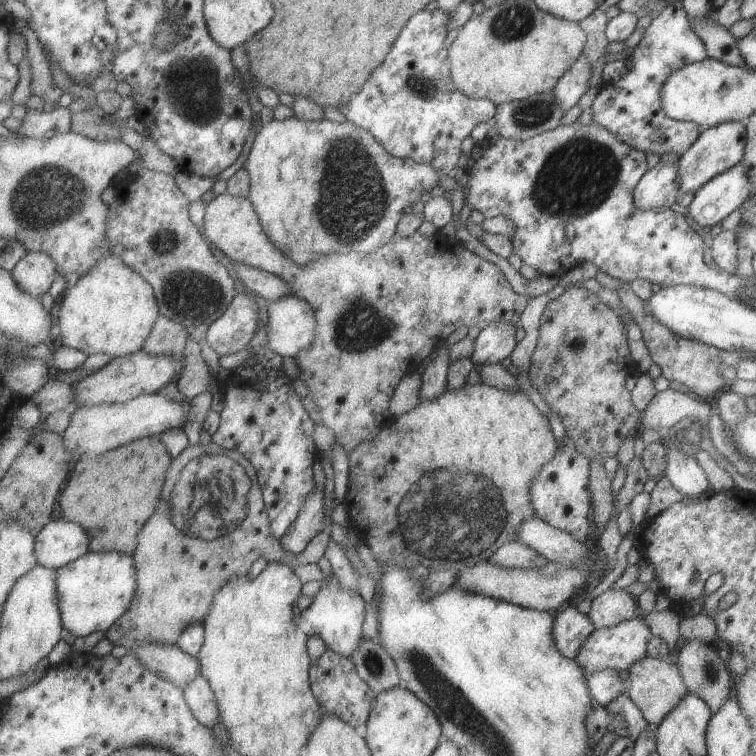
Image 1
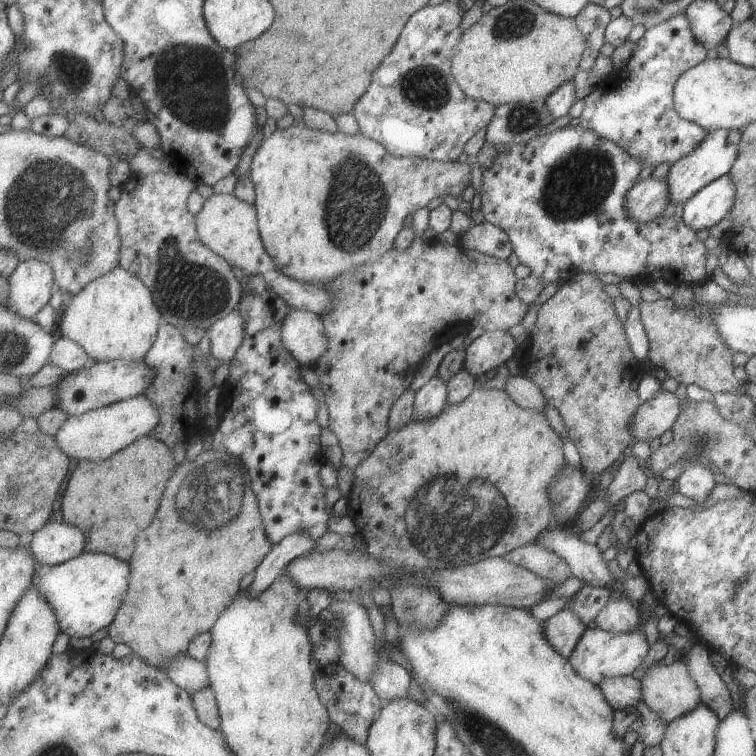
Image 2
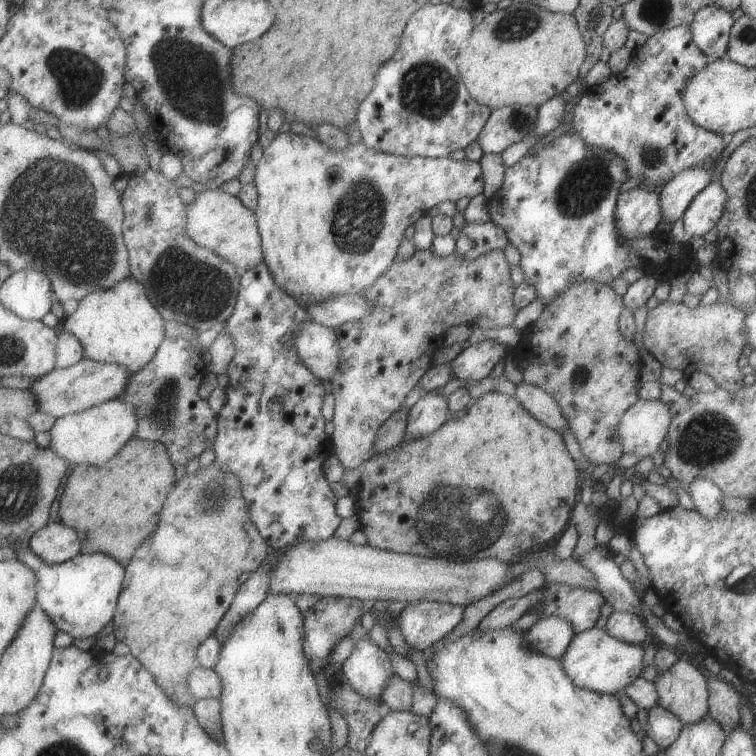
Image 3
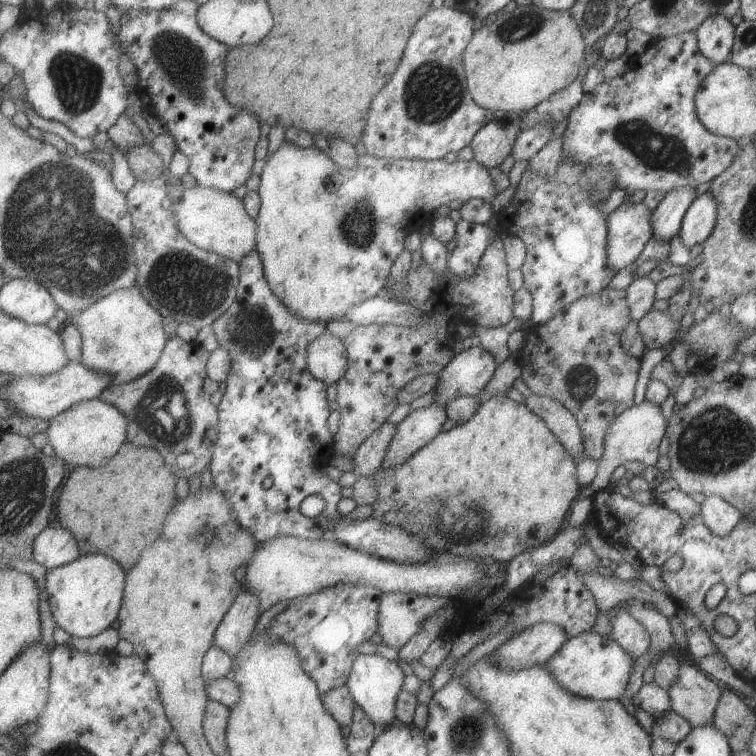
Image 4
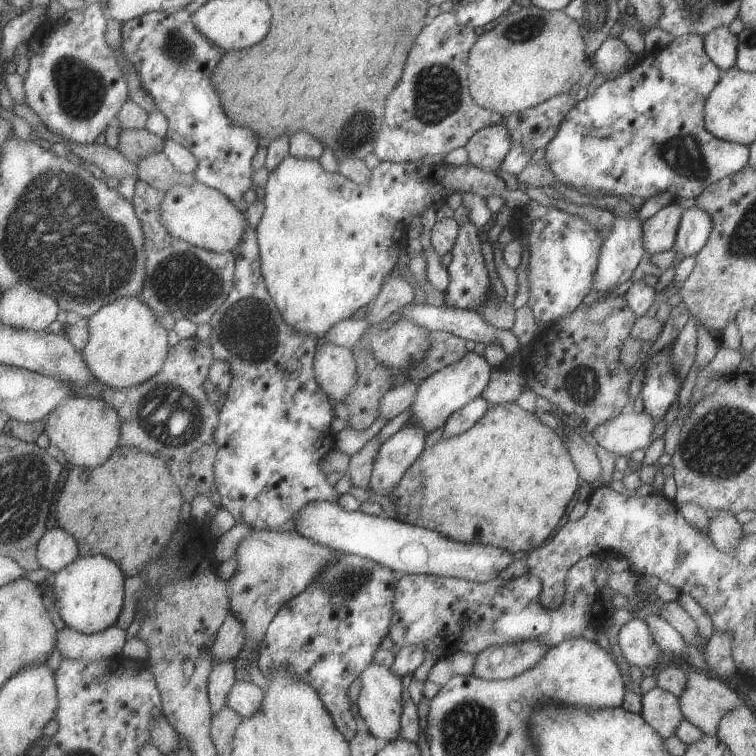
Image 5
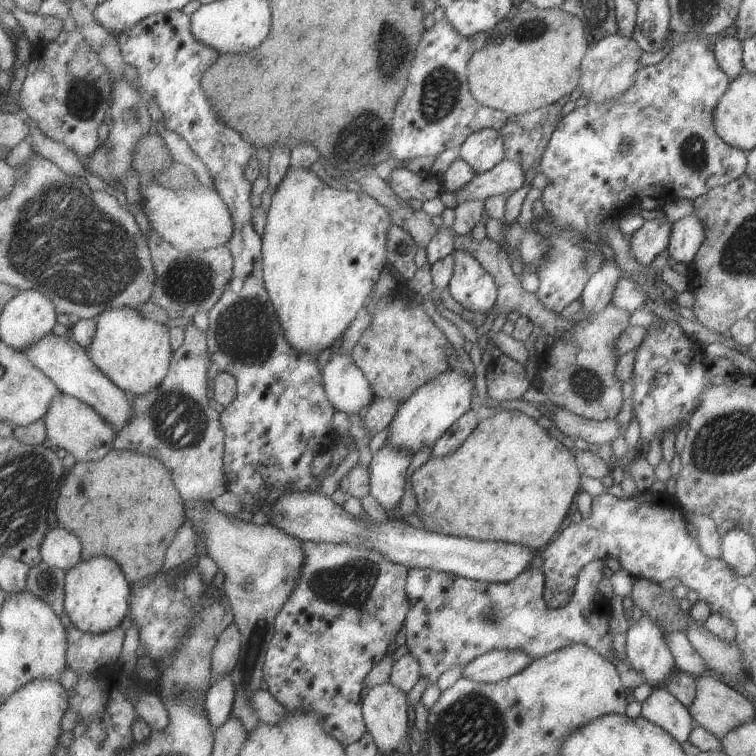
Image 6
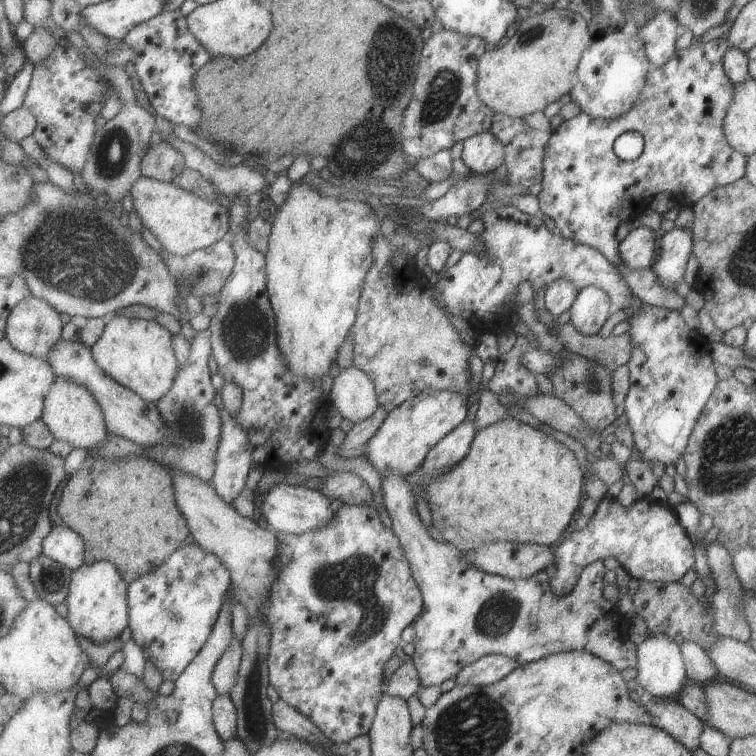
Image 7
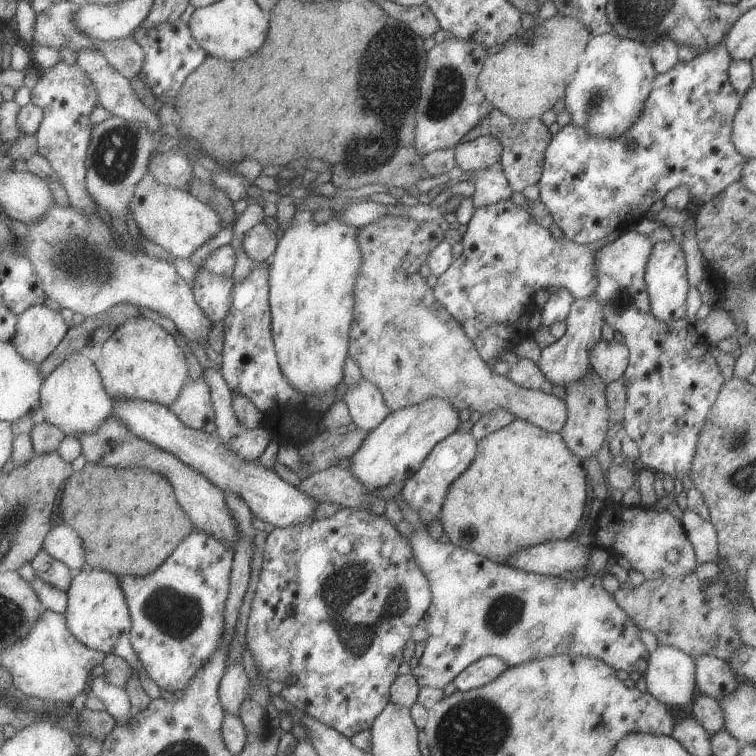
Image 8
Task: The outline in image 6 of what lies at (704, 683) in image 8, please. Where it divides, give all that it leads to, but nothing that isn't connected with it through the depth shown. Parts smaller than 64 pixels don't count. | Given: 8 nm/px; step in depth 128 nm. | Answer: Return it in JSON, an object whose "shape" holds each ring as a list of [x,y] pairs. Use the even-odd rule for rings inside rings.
{"shape":[[[664,632],[663,640],[665,640],[667,648],[673,656],[677,670],[692,674],[694,677],[707,674],[708,667],[704,660],[695,652],[691,642],[682,632]]]}

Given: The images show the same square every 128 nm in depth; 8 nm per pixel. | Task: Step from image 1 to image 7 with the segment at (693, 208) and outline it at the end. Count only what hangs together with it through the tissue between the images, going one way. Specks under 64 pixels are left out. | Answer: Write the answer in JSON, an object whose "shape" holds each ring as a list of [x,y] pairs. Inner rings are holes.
{"shape":[[[675,227],[661,236],[661,250],[651,266],[659,283],[667,289],[684,279],[686,263],[692,254],[692,233],[684,227]]]}

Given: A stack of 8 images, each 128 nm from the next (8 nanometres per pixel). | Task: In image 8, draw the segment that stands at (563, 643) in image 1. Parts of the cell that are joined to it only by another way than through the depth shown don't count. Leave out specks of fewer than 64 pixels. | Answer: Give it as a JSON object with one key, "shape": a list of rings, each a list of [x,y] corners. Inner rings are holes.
{"shape":[[[498,656],[483,657],[481,660],[471,664],[470,667],[467,667],[454,680],[454,683],[459,691],[469,692],[493,682],[509,667]]]}

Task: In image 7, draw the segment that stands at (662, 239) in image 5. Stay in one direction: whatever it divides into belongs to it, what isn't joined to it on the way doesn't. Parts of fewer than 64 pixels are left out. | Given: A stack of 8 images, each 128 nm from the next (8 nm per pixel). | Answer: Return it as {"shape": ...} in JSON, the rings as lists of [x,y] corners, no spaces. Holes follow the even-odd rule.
{"shape":[[[648,227],[631,230],[618,243],[618,254],[629,269],[651,268],[655,256],[655,234]]]}

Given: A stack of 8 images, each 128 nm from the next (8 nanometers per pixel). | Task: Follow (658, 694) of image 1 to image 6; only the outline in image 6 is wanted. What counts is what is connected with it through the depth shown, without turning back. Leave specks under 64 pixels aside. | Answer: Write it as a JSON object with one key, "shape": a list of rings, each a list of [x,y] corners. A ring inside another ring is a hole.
{"shape":[[[708,674],[695,677],[695,696],[688,710],[697,725],[705,728],[712,736],[715,736],[715,739],[719,740],[727,731],[753,720],[755,716],[755,708],[749,700],[738,691],[723,684],[721,680]]]}

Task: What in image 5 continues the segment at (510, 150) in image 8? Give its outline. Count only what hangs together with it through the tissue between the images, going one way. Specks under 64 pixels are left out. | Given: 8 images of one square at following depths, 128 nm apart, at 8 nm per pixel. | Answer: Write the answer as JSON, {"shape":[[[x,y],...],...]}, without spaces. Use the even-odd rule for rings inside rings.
{"shape":[[[567,92],[553,96],[538,106],[512,113],[506,122],[512,144],[528,147],[532,152],[543,148],[557,135],[566,113],[575,104],[574,96],[569,96]]]}

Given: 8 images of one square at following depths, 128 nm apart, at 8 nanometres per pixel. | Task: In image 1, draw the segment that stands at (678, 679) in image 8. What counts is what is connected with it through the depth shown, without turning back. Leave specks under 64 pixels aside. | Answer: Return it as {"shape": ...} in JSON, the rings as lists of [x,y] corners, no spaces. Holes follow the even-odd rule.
{"shape":[[[608,588],[590,600],[588,617],[594,628],[615,626],[639,614],[632,595],[623,589]]]}

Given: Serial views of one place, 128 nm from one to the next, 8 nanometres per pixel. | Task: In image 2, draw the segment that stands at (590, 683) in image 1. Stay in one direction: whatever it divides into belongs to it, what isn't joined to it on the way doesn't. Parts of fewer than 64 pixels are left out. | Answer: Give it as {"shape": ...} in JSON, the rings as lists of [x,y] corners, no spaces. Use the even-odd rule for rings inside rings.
{"shape":[[[631,675],[603,678],[598,687],[603,694],[603,698],[605,698],[605,702],[614,711],[641,702],[641,684],[639,684],[639,680],[632,678]]]}

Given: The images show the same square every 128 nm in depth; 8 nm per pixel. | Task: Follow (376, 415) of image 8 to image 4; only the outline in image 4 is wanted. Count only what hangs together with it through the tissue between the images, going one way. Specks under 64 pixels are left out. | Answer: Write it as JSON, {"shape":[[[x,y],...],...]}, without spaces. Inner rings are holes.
{"shape":[[[328,330],[308,345],[307,359],[310,372],[328,386],[341,381],[350,364],[344,340]]]}

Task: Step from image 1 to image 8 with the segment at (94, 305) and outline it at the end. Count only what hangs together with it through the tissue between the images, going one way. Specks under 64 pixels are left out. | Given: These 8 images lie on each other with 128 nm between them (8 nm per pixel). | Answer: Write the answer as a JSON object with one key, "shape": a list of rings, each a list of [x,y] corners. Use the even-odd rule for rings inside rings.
{"shape":[[[137,317],[127,321],[102,344],[97,368],[103,376],[107,392],[115,399],[144,400],[171,406],[181,396],[185,384],[191,380],[191,364],[183,348],[175,342],[173,335],[157,321]]]}

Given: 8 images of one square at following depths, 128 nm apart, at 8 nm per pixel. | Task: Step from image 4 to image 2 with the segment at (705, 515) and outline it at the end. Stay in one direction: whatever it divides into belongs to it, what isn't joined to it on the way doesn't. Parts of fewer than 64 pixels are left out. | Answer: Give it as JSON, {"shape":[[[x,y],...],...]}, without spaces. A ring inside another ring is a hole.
{"shape":[[[686,465],[674,480],[677,492],[683,494],[689,503],[701,503],[716,485],[710,471],[701,466]]]}

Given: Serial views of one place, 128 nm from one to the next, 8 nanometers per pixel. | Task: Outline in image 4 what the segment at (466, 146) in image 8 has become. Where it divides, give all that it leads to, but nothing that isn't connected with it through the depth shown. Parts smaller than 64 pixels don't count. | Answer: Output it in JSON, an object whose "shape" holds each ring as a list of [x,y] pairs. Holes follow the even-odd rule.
{"shape":[[[499,111],[499,115],[496,115],[495,119],[475,136],[470,147],[474,152],[474,159],[482,166],[491,170],[507,160],[519,132],[522,131],[520,114]]]}

